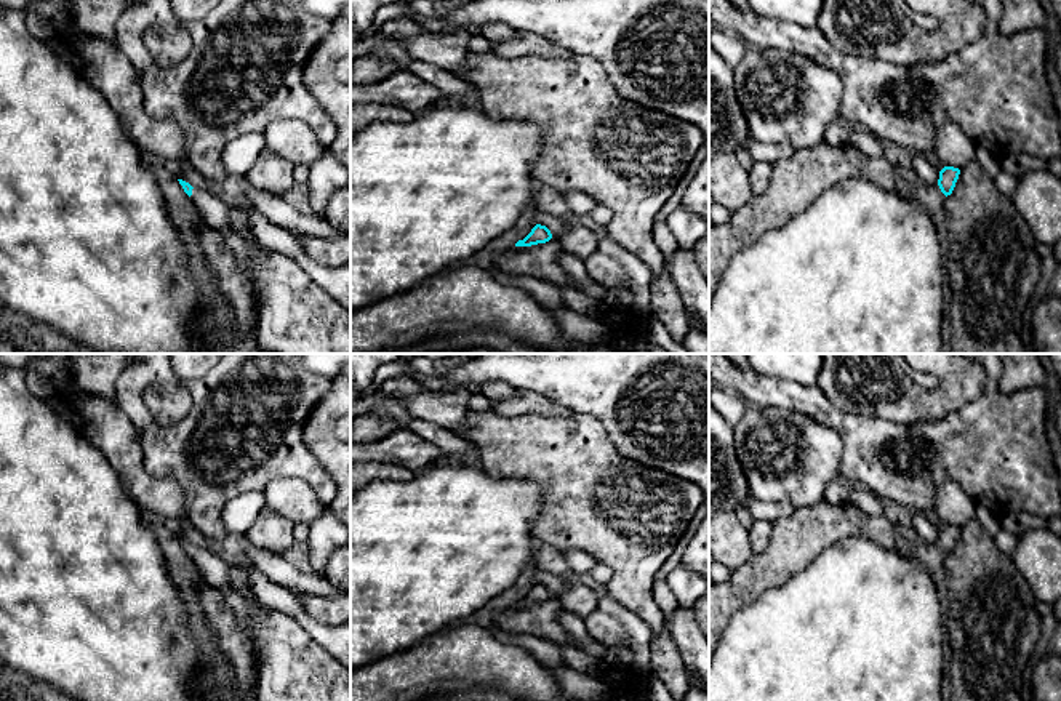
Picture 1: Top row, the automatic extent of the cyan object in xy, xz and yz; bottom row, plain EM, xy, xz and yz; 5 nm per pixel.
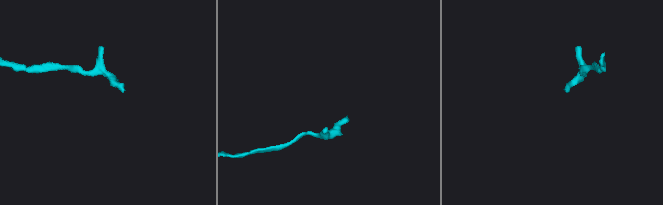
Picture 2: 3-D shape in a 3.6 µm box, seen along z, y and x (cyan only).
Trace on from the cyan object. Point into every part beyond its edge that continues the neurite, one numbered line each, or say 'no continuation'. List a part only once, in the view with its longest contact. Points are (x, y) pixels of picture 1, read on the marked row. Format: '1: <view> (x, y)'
1: xy (295, 314)

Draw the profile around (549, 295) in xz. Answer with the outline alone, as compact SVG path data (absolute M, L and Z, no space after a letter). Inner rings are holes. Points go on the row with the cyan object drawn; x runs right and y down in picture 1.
M491 270L493 277L504 283L518 286L528 291L535 299L538 299L544 307L563 307L562 291L557 285L533 278L533 277L515 277L504 274L501 270Z

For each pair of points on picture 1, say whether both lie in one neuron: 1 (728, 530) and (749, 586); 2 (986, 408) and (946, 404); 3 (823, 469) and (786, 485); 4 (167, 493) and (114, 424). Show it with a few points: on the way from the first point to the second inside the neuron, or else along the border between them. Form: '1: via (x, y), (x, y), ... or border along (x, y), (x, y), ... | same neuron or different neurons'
1: border along (752, 554), (732, 572) | different neurons
2: border along (964, 404), (940, 418), (927, 420) | different neurons
3: via (813, 469), (796, 476) | same neuron
4: via (148, 485), (130, 468), (120, 444) | same neuron

